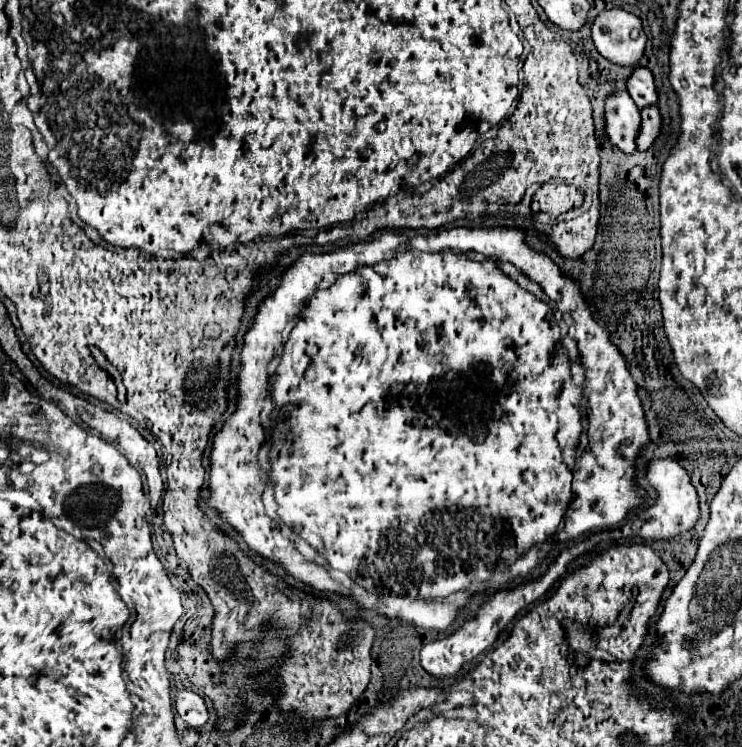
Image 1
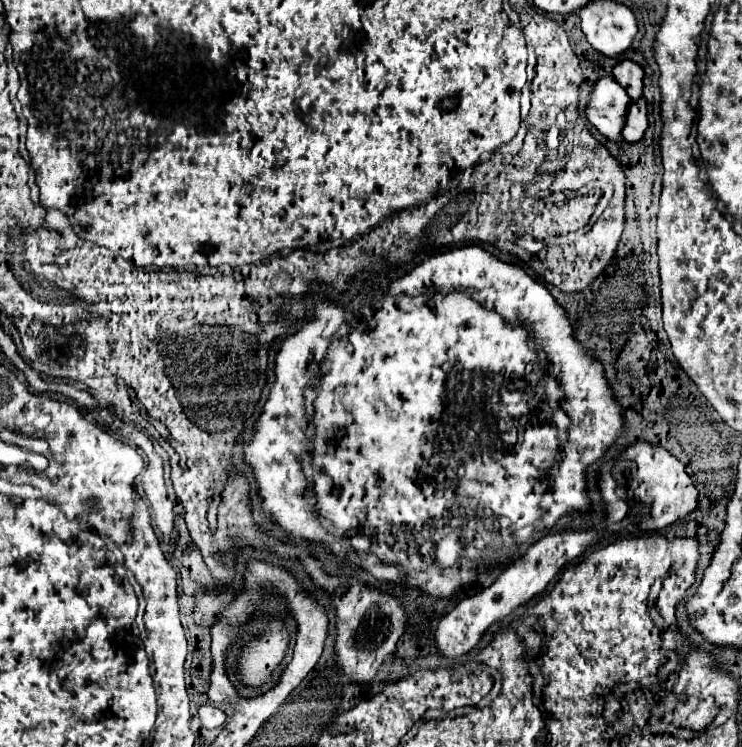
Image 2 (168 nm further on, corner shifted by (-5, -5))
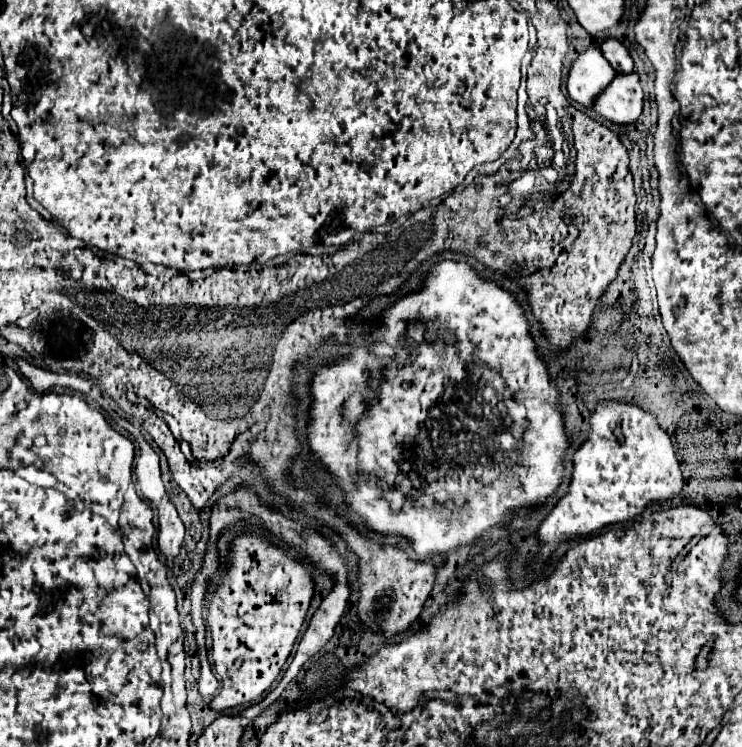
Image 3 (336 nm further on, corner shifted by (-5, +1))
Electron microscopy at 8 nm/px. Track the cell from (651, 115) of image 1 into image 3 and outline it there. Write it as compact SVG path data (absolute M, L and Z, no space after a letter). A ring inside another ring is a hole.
M617 73L595 97L591 109L617 125L635 123L643 111L643 91L637 73Z

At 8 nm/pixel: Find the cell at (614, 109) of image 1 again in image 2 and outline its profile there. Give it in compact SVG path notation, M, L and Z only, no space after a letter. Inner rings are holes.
M603 77L595 83L587 105L587 119L609 141L623 143L623 127L627 121L631 99L613 77Z

